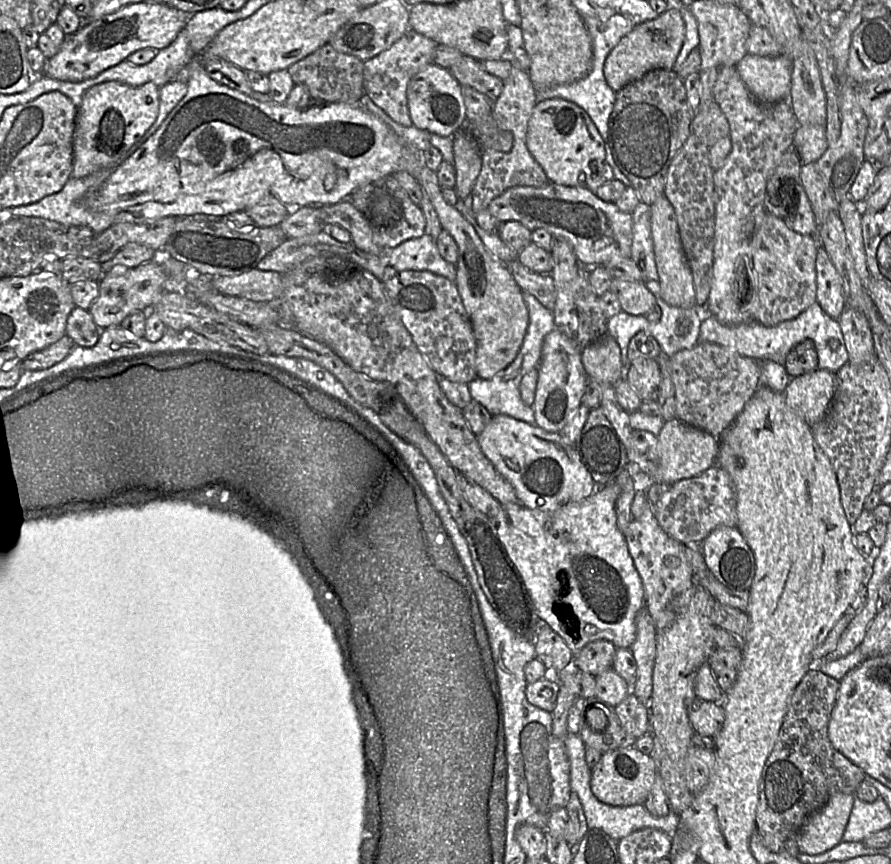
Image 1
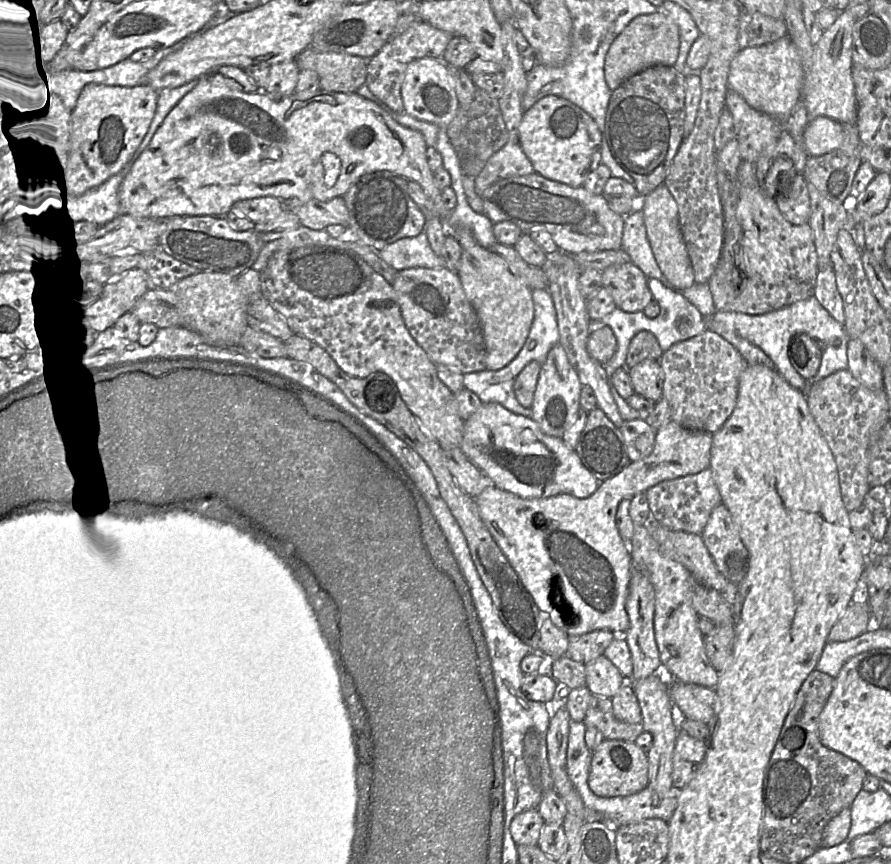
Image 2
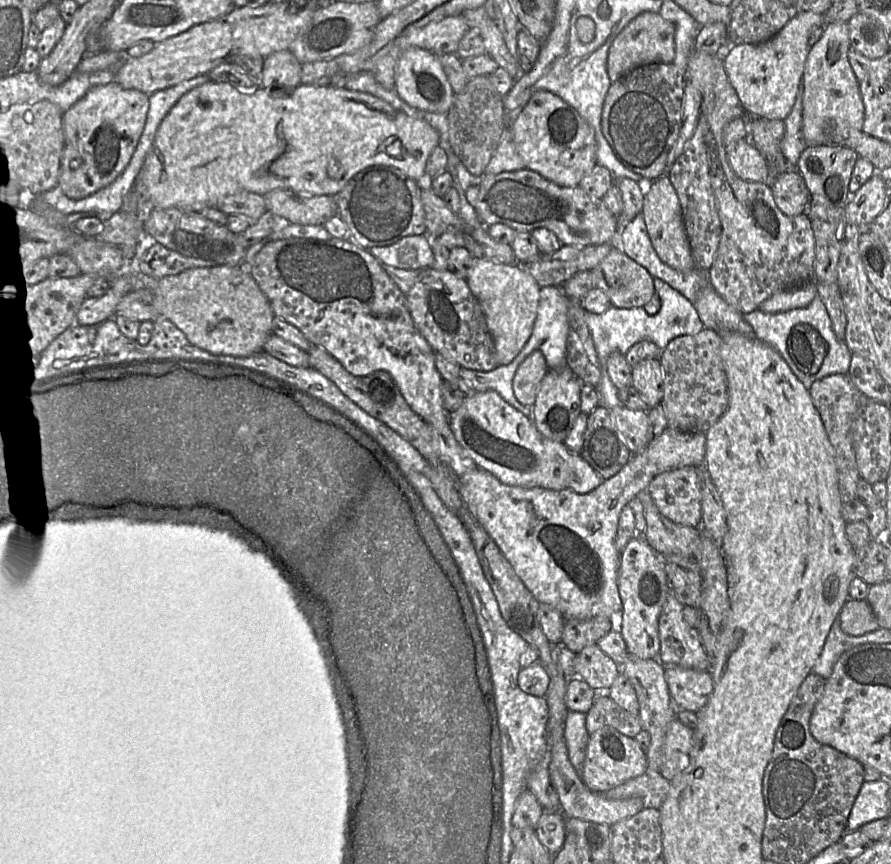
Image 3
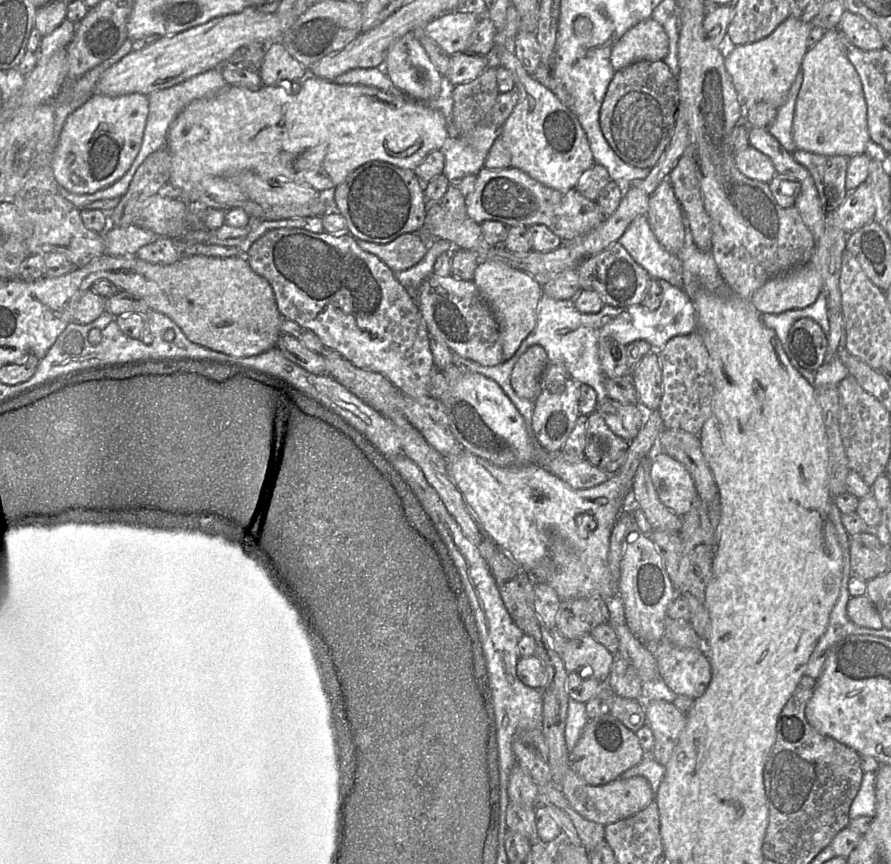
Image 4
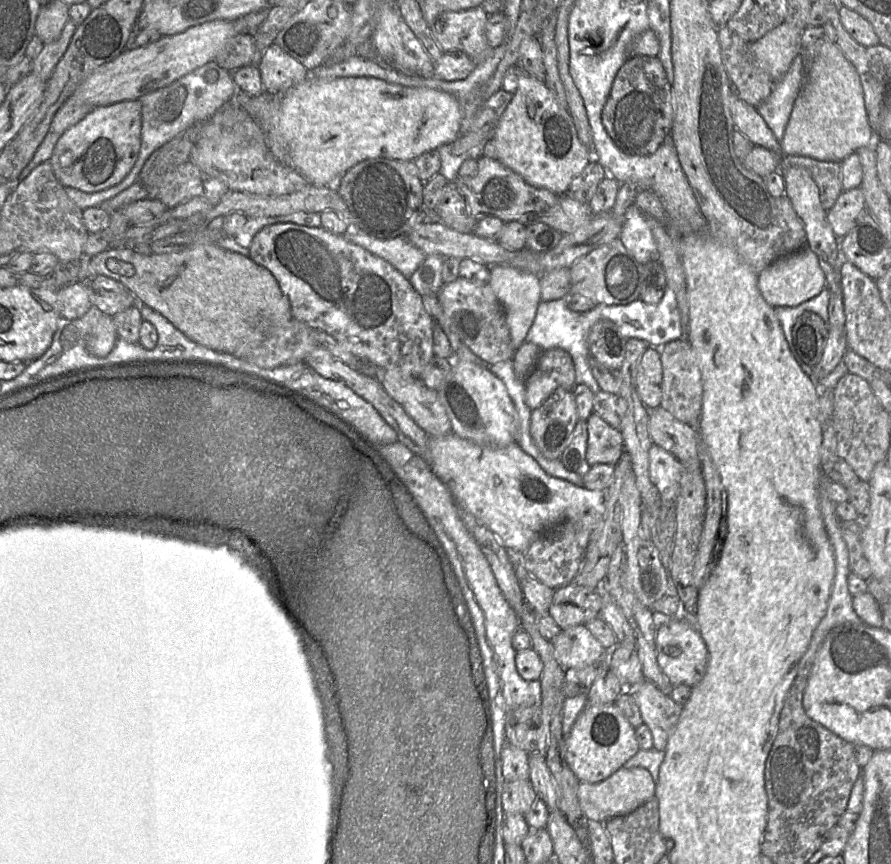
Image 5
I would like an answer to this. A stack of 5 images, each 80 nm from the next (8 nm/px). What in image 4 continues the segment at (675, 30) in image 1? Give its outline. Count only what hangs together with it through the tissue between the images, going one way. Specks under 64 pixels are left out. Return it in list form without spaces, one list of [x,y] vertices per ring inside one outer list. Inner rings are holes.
[[[653,18],[630,28],[612,47],[610,63],[615,72],[638,61],[663,60],[669,41],[663,27]]]

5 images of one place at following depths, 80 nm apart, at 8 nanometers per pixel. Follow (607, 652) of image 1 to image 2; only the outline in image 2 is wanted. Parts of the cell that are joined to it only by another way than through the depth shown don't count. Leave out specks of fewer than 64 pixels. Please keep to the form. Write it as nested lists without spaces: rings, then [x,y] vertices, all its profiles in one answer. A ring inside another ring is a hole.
[[[595,630],[580,636],[569,638],[566,655],[576,662],[586,665],[604,655],[616,634],[608,630]]]

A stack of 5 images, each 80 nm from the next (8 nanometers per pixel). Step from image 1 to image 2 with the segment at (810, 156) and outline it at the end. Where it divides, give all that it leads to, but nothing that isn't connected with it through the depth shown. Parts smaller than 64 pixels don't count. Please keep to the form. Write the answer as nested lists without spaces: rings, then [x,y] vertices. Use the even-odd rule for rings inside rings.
[[[819,116],[810,121],[803,133],[803,146],[807,156],[821,156],[837,149],[844,140],[844,124]]]

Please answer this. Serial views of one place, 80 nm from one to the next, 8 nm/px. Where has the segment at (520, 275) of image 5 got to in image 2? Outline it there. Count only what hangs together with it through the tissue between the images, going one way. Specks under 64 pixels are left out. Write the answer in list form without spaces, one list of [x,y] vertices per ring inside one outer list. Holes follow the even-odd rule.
[[[471,233],[455,235],[462,254],[457,276],[481,324],[486,344],[486,370],[500,370],[521,351],[534,318],[532,290],[508,269],[502,258],[479,245]]]

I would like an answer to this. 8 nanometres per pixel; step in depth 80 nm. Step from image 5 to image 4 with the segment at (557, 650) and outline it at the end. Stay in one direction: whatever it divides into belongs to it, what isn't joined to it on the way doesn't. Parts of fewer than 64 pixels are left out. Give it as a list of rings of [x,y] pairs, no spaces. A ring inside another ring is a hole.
[[[586,634],[568,640],[561,659],[568,673],[606,682],[614,661],[614,654],[595,641],[591,634]]]

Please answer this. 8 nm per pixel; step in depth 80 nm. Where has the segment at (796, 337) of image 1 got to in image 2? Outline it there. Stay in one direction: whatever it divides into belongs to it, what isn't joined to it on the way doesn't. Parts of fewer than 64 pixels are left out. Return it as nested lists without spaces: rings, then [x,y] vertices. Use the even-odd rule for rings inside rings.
[[[813,295],[805,300],[797,301],[781,309],[762,315],[749,315],[736,311],[716,311],[712,319],[724,323],[738,336],[759,347],[773,361],[778,373],[794,388],[807,391],[811,382],[823,379],[838,370],[848,368],[847,343],[848,336],[844,324],[836,321]],[[797,333],[805,333],[816,338],[822,349],[821,363],[817,374],[812,380],[803,378],[791,365],[788,358],[788,344],[790,338]],[[833,338],[839,338],[841,343],[835,347],[831,344]]]

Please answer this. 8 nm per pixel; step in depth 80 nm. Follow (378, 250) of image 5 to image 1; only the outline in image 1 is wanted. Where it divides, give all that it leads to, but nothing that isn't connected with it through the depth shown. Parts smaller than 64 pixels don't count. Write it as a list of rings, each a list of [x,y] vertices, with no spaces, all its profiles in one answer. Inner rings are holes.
[[[427,233],[384,250],[386,264],[397,271],[429,271],[455,282],[455,264],[441,257],[436,241]]]

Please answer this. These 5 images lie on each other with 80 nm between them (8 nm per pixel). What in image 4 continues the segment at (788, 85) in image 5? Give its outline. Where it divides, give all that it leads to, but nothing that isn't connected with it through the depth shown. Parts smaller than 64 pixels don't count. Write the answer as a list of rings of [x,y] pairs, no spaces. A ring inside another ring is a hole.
[[[800,70],[791,85],[786,102],[777,109],[776,117],[767,128],[769,133],[775,137],[780,145],[789,153],[796,150],[792,139],[792,125],[795,103],[803,82],[803,74]]]

